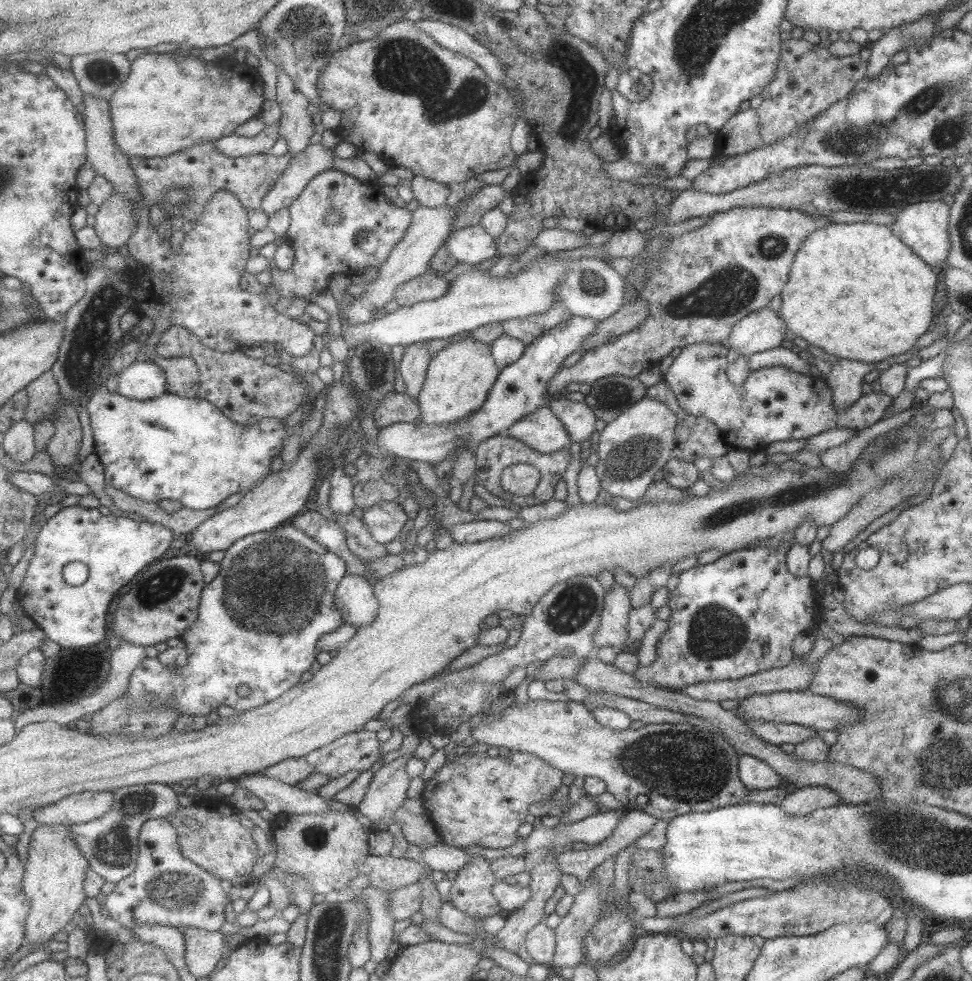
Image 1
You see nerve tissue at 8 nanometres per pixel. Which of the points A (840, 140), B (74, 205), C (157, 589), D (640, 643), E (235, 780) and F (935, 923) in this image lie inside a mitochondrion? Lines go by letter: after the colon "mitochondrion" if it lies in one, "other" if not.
A: mitochondrion
B: other
C: mitochondrion
D: other
E: other
F: other

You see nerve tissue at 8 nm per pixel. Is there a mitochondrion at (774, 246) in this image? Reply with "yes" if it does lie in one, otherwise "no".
yes

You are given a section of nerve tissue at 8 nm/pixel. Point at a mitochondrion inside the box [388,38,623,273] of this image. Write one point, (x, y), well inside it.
(583, 77)

